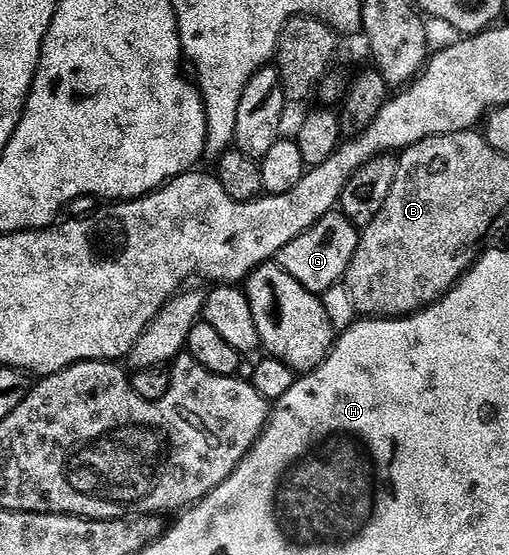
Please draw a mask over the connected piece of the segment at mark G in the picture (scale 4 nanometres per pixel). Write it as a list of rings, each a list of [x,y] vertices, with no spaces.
[[[334,212],[323,216],[307,232],[295,236],[276,256],[276,263],[282,266],[303,288],[312,294],[323,296],[344,279],[347,268],[357,251],[358,227],[354,226],[344,214]]]

